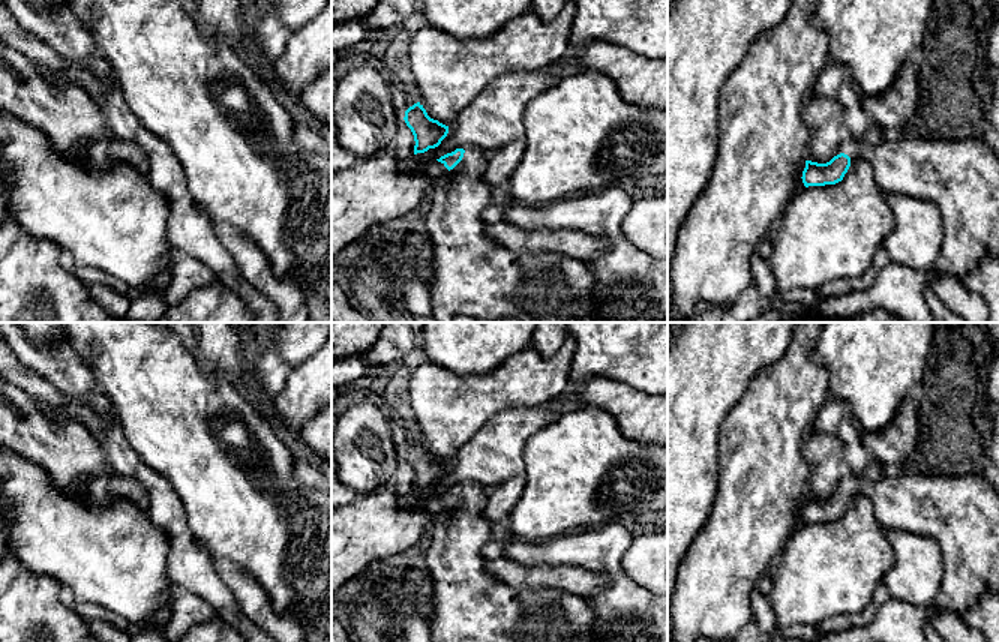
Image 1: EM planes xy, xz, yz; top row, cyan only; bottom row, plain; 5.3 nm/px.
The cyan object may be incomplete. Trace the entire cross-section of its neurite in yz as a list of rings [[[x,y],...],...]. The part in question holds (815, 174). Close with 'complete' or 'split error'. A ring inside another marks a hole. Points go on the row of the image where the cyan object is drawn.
[[[888,136],[880,144],[846,142],[843,152],[826,164],[806,160],[802,183],[836,184],[843,180],[852,159],[866,159],[882,192],[934,201],[944,219],[944,240],[934,267],[960,276],[974,270],[982,256],[999,256],[999,153],[984,138],[930,140]]] | split error

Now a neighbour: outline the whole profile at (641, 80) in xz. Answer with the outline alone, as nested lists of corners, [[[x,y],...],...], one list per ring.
[[[604,40],[580,45],[580,70],[598,70],[615,81],[626,102],[668,110],[668,58],[650,58]]]

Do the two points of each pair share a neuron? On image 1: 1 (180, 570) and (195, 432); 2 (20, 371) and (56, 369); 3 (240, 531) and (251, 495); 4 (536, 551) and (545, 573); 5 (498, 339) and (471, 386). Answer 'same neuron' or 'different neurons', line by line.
1: different neurons
2: different neurons
3: same neuron
4: different neurons
5: different neurons

